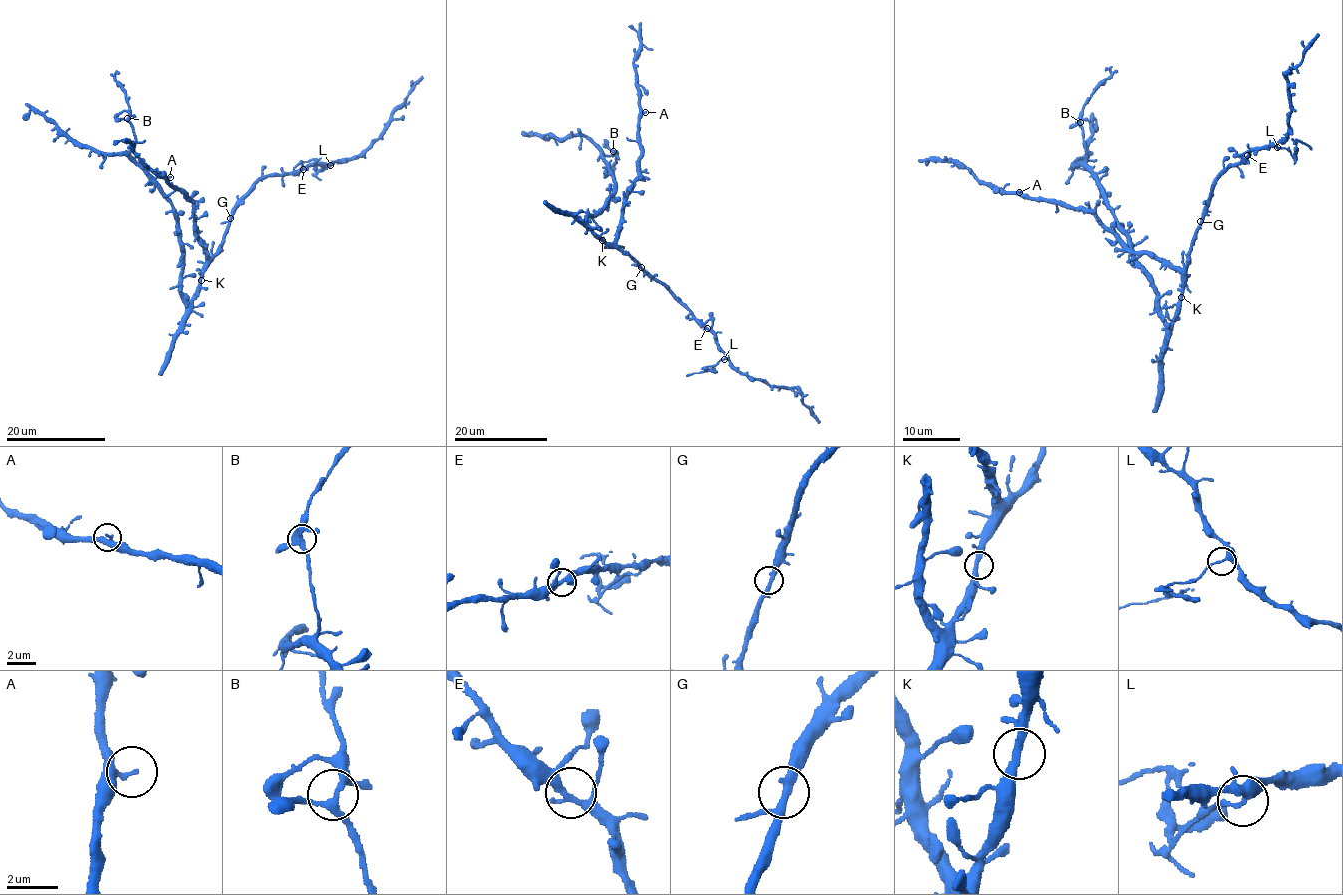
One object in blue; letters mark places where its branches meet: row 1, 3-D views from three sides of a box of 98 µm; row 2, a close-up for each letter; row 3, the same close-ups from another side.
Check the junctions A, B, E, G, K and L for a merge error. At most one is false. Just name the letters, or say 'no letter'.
L

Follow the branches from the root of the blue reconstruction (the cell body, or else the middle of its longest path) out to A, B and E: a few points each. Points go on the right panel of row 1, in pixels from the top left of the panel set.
A: (1182, 282), (1178, 271), (1147, 254), (1133, 253), (1092, 213), (1029, 199), (1019, 192)
B: (1182, 282), (1180, 307), (1167, 324), (1159, 293), (1137, 264), (1130, 236), (1087, 164), (1080, 122)
E: (1182, 282), (1189, 264), (1191, 242), (1210, 190), (1222, 173), (1243, 163), (1247, 155)

